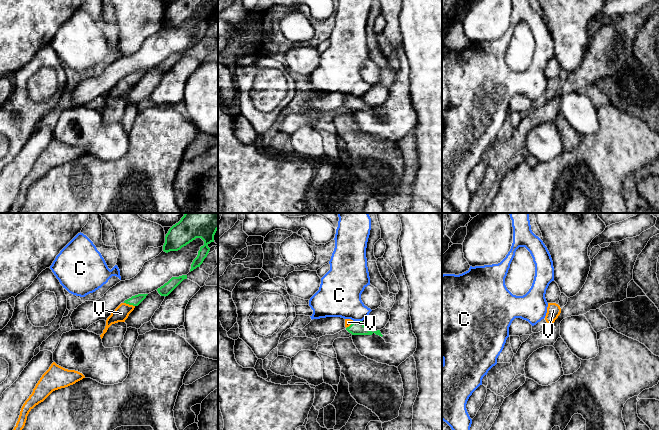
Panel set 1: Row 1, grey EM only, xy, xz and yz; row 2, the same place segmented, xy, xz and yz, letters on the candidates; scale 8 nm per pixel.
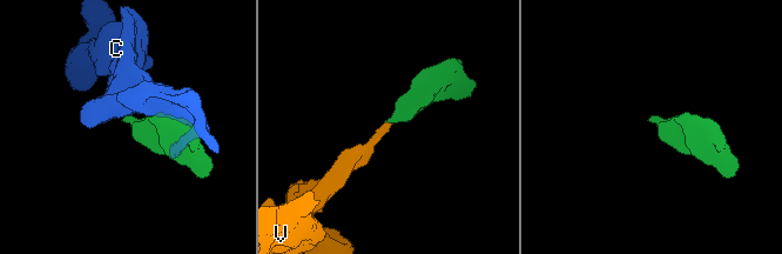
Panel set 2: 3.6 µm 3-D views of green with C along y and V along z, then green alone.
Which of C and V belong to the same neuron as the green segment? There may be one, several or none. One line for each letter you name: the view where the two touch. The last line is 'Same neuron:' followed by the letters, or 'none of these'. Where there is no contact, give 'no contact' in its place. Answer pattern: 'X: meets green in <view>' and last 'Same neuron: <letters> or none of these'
V: meets green in xy
Same neuron: V

